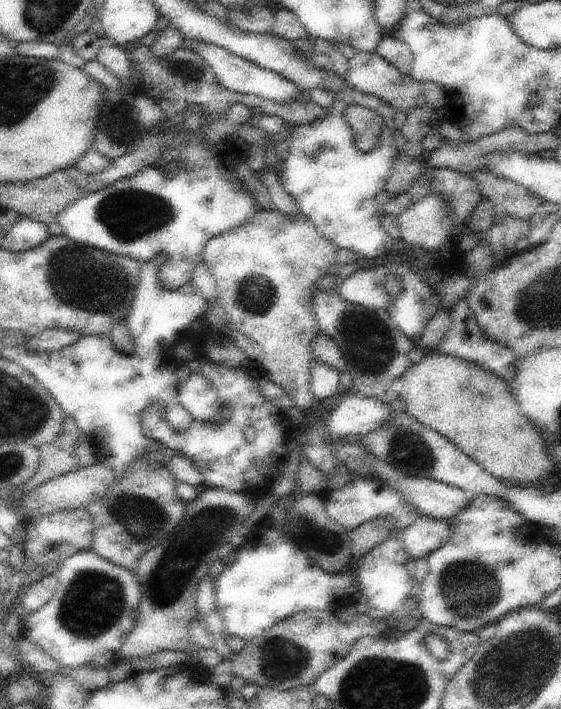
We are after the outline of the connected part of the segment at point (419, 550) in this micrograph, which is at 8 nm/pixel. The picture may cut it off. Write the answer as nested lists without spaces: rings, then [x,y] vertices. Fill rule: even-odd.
[[[420,516],[416,522],[408,525],[400,540],[410,554],[412,561],[426,558],[440,546],[450,540],[454,534],[452,519],[436,519]]]

